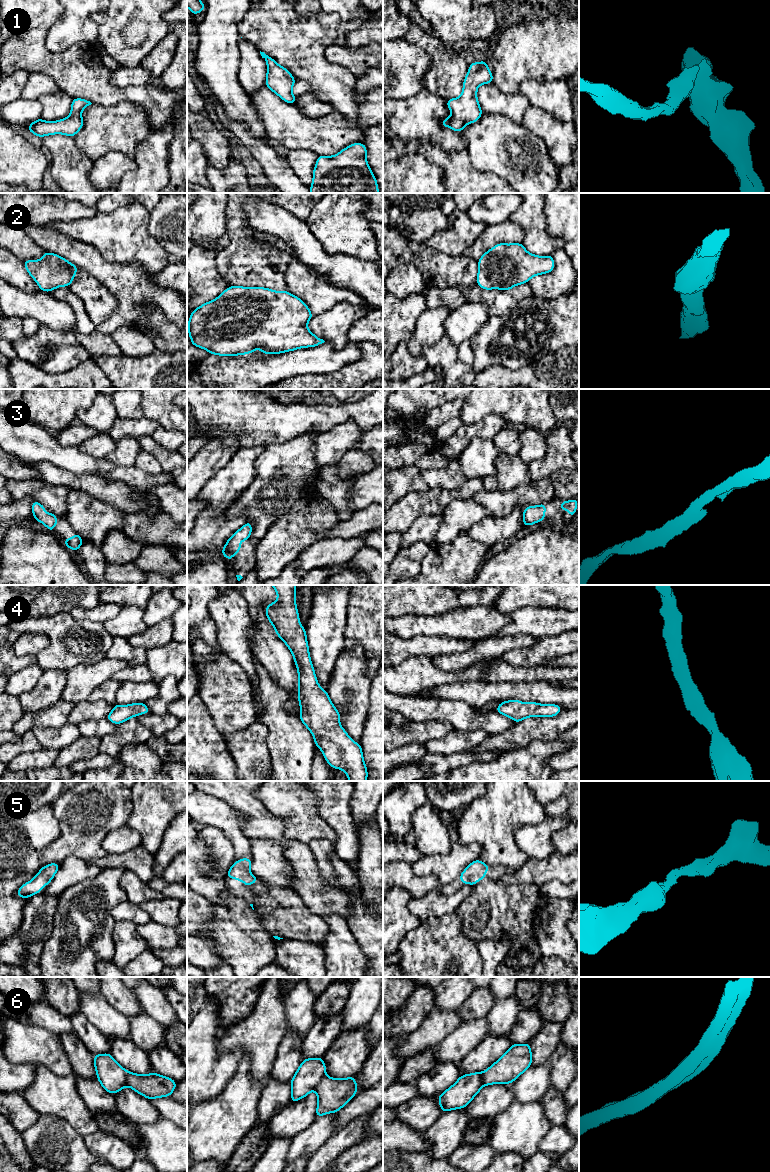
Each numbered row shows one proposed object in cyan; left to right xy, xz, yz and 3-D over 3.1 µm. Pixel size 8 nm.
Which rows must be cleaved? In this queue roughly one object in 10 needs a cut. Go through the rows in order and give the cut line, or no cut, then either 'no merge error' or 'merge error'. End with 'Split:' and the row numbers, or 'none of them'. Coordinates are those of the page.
1: cut none; no merge error
2: cut none; no merge error
3: cut none; no merge error
4: cut none; no merge error
5: cut none; no merge error
6: cut xy (125, 1071), (127, 1085); merge error
Split: 6

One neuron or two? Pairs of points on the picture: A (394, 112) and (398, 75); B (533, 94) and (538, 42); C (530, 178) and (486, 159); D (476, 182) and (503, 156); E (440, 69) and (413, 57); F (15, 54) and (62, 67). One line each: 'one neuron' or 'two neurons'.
A: two neurons
B: two neurons
C: one neuron
D: two neurons
E: two neurons
F: one neuron

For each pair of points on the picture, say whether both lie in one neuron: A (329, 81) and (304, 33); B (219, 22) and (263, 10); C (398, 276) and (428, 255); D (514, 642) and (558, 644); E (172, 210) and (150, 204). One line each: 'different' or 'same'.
A: same
B: different
C: different
D: different
E: different

